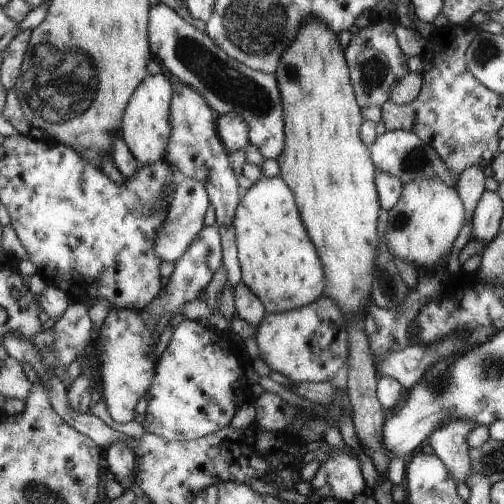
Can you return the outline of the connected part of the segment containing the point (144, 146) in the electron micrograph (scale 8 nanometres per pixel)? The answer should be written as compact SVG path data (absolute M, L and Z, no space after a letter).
M164 74L146 76L143 83L136 88L126 115L124 116L124 139L128 142L139 164L153 164L164 159L168 140L170 139L170 98L172 98L172 82Z

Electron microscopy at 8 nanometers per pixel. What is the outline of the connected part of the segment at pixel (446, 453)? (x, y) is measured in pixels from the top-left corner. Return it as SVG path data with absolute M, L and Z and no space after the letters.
M452 418L436 428L430 436L429 444L434 448L434 453L443 460L457 483L464 483L470 476L468 436L477 426L472 420Z

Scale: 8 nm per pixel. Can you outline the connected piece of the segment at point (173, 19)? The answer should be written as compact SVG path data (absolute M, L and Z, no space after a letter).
M162 2L152 6L148 29L151 30L154 56L172 76L176 76L182 84L192 86L217 117L230 113L242 116L250 126L250 143L258 148L265 160L280 158L287 140L287 134L284 133L286 110L283 109L283 96L275 75L258 72L234 60L219 48L208 33L188 24L174 9Z

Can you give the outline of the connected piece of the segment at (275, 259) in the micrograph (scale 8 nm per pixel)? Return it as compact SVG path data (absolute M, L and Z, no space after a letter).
M262 177L239 201L233 220L241 281L263 302L267 314L307 306L324 292L323 264L308 236L294 196L282 177Z

